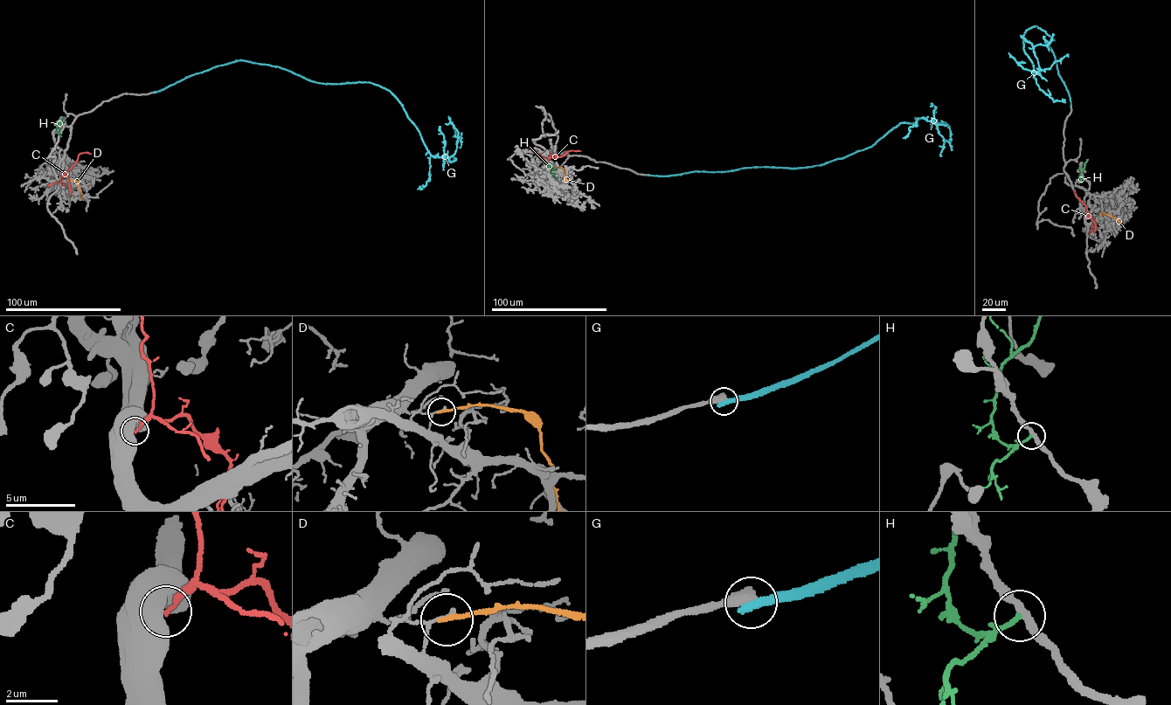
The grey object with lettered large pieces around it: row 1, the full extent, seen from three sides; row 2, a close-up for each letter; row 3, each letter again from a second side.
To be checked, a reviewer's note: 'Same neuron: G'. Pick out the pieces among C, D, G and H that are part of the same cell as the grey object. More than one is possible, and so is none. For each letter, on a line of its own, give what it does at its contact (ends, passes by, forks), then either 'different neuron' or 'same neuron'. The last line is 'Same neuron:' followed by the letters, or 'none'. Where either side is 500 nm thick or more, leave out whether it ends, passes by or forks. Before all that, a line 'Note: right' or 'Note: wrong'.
Note: wrong
C: different neuron
D: it ends | different neuron
G: different neuron
H: it ends | different neuron
Same neuron: none

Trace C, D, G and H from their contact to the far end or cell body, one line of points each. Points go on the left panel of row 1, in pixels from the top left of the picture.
C: (62, 174), (76, 162), (80, 153), (91, 154)
D: (70, 181), (78, 183), (83, 199)
G: (155, 92), (244, 60), (317, 83), (378, 86), (402, 106), (432, 155), (452, 156), (460, 141), (455, 129)
H: (58, 131), (58, 123), (64, 117)

